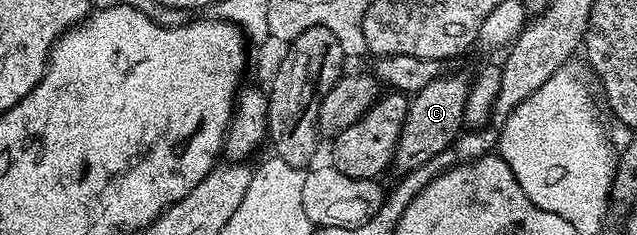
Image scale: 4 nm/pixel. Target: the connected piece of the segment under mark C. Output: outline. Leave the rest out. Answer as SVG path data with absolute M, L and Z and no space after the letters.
M443 74L436 82L428 82L424 90L409 97L406 125L402 127L392 161L393 167L399 168L399 173L411 172L424 162L436 158L436 154L443 152L458 139L464 128L464 106L469 93L467 77Z

